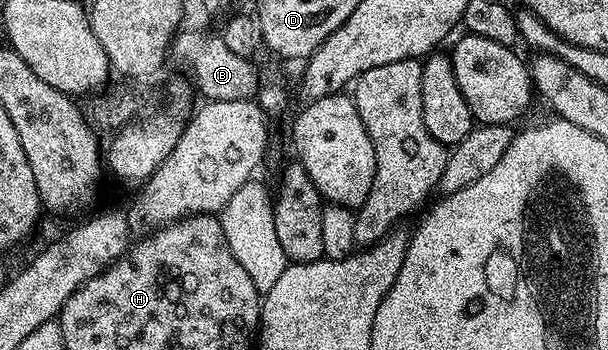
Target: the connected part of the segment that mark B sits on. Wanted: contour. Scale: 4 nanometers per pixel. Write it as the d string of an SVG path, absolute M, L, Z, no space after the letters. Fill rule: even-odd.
M186 30L178 31L174 36L171 45L172 59L177 59L177 64L182 68L182 73L187 74L188 79L192 83L192 87L202 92L205 95L206 101L211 100L252 100L256 97L258 88L262 84L263 76L257 73L257 68L253 65L252 59L244 60L239 58L239 54L227 50L227 42L223 42L220 34L213 36L209 32L185 32Z

